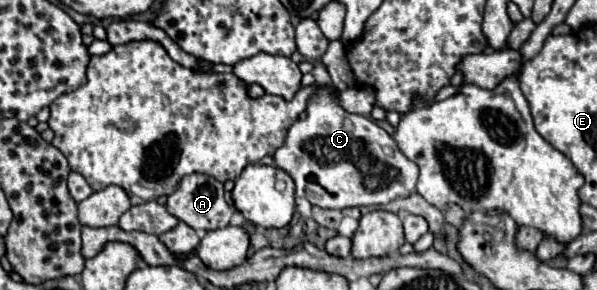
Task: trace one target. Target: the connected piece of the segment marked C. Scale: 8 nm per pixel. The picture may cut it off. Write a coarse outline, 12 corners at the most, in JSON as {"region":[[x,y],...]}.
{"region":[[330,82],[274,152],[296,196],[388,204],[418,168]]}

